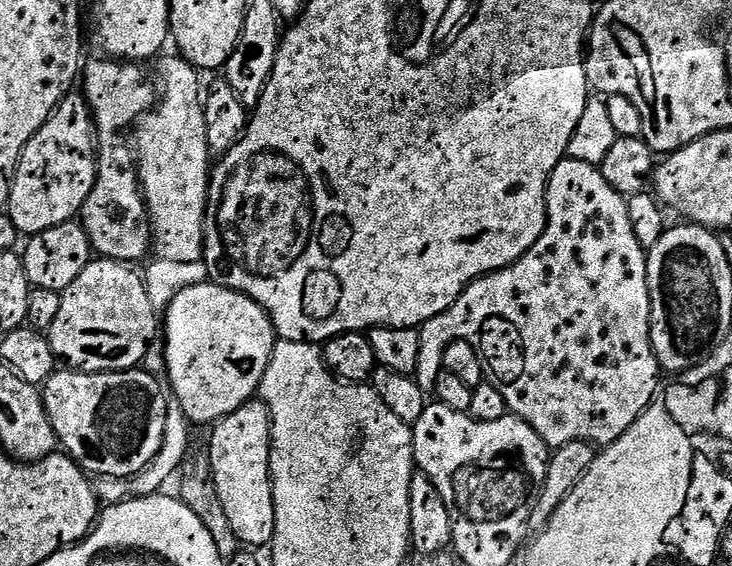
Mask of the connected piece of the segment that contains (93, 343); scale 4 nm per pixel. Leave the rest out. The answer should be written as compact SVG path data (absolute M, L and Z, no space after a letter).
M93 259L63 293L61 312L46 335L57 357L68 363L65 365L81 372L131 372L143 365L140 363L147 358L152 339L158 336L158 305L146 290L145 277L132 268L135 267L123 260Z

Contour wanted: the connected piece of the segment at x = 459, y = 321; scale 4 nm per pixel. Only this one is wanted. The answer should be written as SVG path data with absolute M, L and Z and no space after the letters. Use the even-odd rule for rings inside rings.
M565 158L558 162L558 166L552 168L552 173L548 179L548 225L542 234L542 238L538 238L538 242L534 242L534 246L530 246L528 253L520 260L515 260L508 268L500 268L496 272L490 272L487 276L482 276L474 283L468 286L459 298L450 305L445 312L438 314L434 318L430 318L419 329L420 341L422 342L422 350L418 352L418 366L415 370L415 378L418 386L422 386L425 394L435 393L438 378L444 373L444 355L446 350L456 340L465 340L476 347L476 351L480 353L481 360L484 361L484 370L486 373L487 383L494 385L498 390L498 394L502 394L502 398L506 398L506 406L511 415L517 416L519 420L524 420L533 428L536 433L541 436L548 444L549 449L555 450L561 448L564 444L570 442L586 442L587 444L595 444L597 446L607 446L614 443L618 438L622 438L622 434L626 434L626 430L630 430L630 426L634 426L634 422L640 417L647 408L652 407L657 399L658 393L661 391L660 376L662 377L662 369L658 358L652 349L652 307L650 306L650 290L648 289L648 257L646 249L640 245L638 238L634 238L634 226L630 226L630 214L628 213L628 201L620 195L618 190L614 190L614 186L610 186L610 182L606 182L606 178L601 174L599 167L595 164L587 164L586 162L578 162L571 158Z

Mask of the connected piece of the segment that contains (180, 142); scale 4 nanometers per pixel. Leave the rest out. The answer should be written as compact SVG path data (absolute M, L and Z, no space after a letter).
M165 55L160 61L160 72L164 78L162 95L156 107L142 116L137 123L136 150L138 153L138 175L145 203L153 222L154 242L157 255L170 262L196 262L203 259L205 240L205 216L208 211L208 192L211 180L212 155L206 135L208 115L199 71L184 57Z

